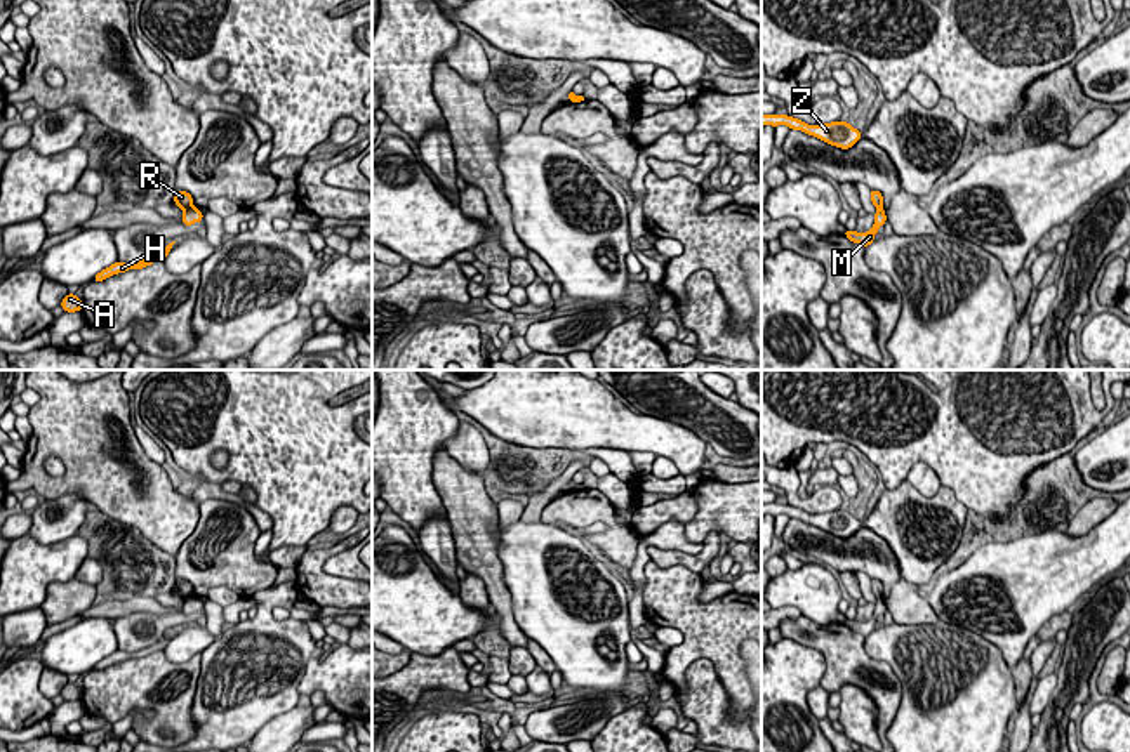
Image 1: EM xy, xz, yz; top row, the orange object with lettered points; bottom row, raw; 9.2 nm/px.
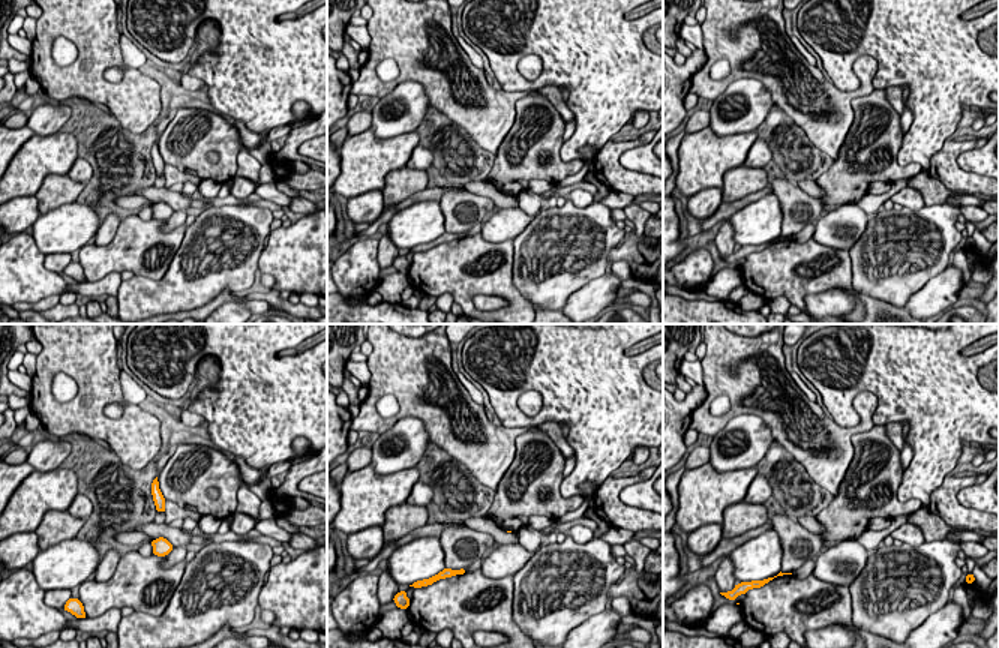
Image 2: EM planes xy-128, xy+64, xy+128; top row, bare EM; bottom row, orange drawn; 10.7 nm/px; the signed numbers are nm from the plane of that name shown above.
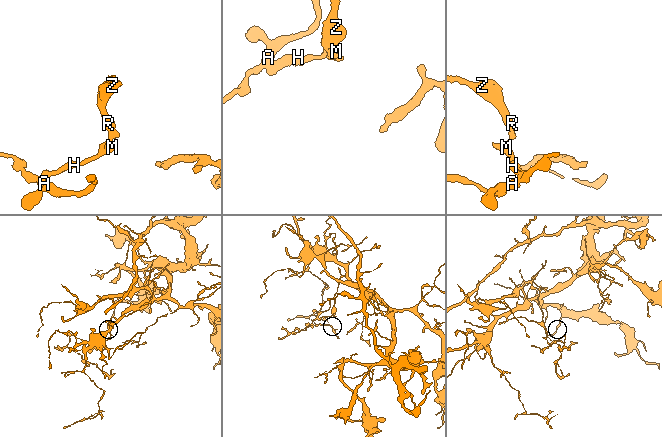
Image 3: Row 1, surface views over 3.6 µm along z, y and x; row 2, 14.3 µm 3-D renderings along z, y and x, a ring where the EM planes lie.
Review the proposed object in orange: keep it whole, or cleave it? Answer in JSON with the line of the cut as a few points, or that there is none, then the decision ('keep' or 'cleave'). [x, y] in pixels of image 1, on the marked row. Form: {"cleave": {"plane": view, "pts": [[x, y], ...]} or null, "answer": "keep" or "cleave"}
{"cleave": {"plane": "xy", "pts": [[192, 205], [185, 211]]}, "answer": "cleave"}

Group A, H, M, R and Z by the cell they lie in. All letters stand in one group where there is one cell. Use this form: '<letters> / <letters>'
A H M / R Z

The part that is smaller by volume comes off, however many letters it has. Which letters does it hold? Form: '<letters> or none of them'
A, H, M

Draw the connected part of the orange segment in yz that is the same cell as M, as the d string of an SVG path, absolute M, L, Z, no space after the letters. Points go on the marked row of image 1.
M880 207L876 208L876 214L874 214L874 224L873 228L867 231L867 233L857 233L857 231L845 231L845 236L854 241L854 243L859 243L861 247L867 247L874 241L874 234L878 233L878 228L883 226L887 222L887 215L885 215L885 210Z

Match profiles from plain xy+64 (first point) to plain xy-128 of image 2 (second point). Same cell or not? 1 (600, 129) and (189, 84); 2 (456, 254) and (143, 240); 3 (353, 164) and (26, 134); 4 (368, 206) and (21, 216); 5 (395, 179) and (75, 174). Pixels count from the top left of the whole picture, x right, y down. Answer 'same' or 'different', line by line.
1: different
2: same
3: different
4: same
5: different

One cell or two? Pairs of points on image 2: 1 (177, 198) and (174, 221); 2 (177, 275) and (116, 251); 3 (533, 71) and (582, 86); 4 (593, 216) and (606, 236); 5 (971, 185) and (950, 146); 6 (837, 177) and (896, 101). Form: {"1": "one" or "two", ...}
{"1": "two", "2": "two", "3": "two", "4": "one", "5": "one", "6": "two"}

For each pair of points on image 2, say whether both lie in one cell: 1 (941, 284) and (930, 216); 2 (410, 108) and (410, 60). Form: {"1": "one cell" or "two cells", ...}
{"1": "two cells", "2": "two cells"}

